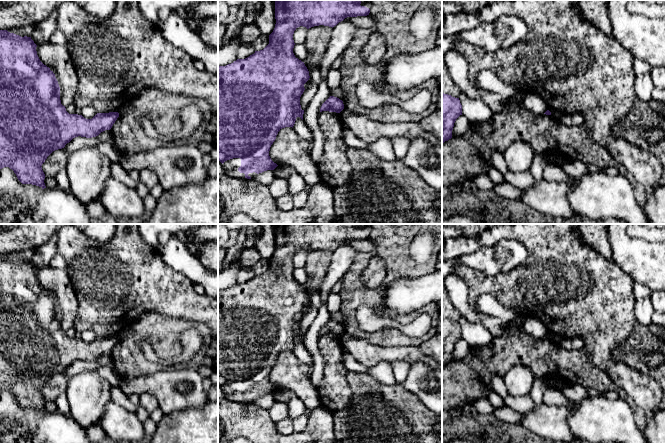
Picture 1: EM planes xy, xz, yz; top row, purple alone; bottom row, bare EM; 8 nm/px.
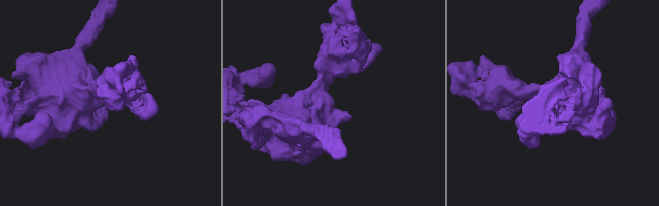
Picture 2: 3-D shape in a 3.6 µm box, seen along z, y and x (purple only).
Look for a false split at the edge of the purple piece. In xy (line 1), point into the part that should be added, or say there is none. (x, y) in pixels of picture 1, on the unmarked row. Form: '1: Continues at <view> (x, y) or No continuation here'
1: No continuation here

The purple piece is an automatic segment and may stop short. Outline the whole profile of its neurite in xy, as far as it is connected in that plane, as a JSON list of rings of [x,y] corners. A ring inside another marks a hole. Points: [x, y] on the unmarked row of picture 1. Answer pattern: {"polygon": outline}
{"polygon": [[[0,254],[0,393],[9,391],[22,408],[46,412],[42,388],[55,374],[62,373],[73,362],[92,362],[110,354],[119,341],[118,336],[97,337],[92,343],[69,338],[61,328],[60,311],[53,295],[44,289],[36,275],[37,269],[31,261],[21,261],[7,254]]]}

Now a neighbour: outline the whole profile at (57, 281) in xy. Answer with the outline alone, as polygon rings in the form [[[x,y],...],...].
[[[47,266],[36,271],[40,285],[55,298],[60,311],[60,324],[63,330],[74,327],[78,313],[78,300],[65,269]]]

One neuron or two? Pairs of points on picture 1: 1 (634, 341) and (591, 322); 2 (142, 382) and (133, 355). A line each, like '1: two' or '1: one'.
1: two
2: two

